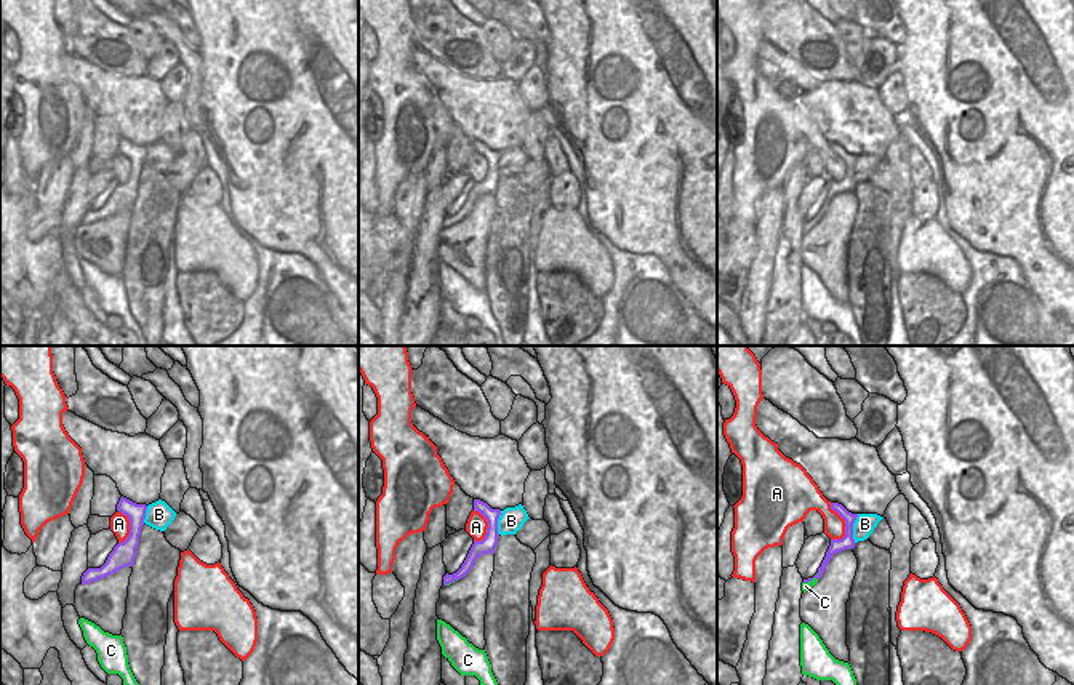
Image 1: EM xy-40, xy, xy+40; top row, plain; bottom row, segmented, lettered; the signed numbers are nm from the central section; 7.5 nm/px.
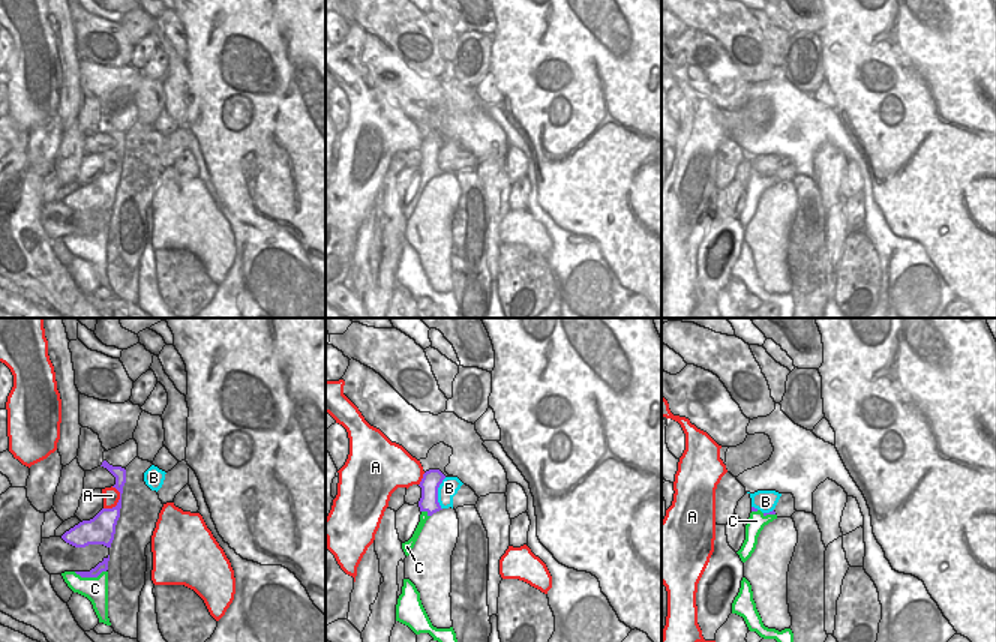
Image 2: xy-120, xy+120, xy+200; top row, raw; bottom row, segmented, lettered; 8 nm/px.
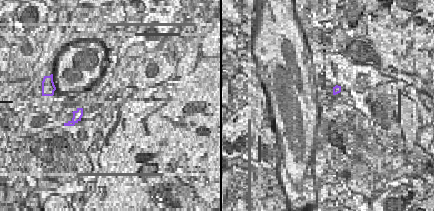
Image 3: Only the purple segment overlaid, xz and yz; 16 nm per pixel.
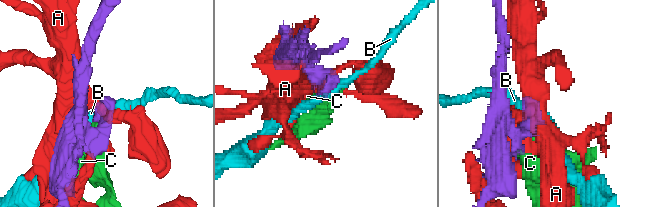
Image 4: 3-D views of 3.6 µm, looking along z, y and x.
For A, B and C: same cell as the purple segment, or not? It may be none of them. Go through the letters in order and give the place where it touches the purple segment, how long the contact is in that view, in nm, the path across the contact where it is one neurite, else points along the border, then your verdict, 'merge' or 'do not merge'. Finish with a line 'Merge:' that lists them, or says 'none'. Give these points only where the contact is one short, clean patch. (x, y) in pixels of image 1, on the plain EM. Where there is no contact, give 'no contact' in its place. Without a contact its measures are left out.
A: contact xy+40 (845, 164); length 300 nm; do not merge
B: contact xy+40 (852, 170); length 220 nm; do not merge
C: contact xy+40 (810, 221); length 140 nm; do not merge
Merge: none

